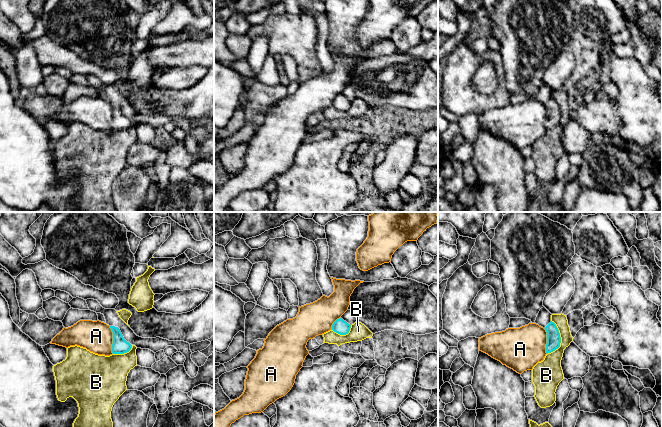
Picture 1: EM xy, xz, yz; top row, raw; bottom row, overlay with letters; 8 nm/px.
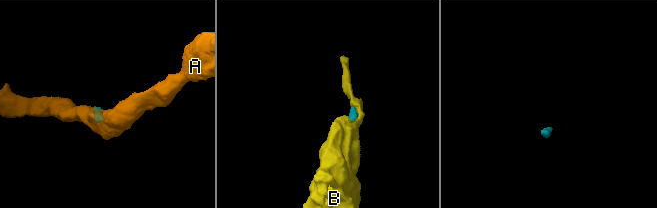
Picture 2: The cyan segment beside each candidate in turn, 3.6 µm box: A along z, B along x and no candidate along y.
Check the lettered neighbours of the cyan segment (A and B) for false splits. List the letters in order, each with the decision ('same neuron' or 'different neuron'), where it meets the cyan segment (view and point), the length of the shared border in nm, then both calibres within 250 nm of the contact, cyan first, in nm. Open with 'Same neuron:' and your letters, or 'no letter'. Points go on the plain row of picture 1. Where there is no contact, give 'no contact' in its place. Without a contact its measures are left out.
Same neuron: no letter
A: different neuron; meets cyan in xy at (113, 116); contact 220 nm long; 130 nm thick on the cyan side, 260 nm on the other
B: different neuron; meets cyan in yz at (560, 115); contact 280 nm long; 110 nm thick on the cyan side, 180 nm on the other

